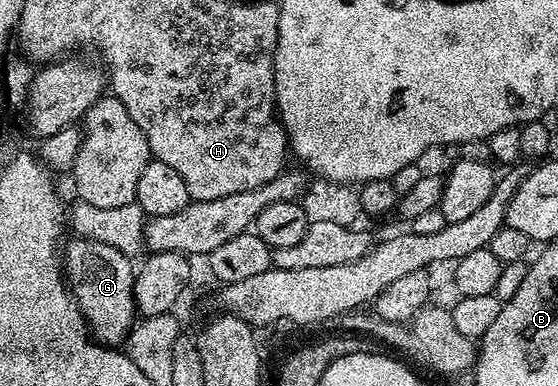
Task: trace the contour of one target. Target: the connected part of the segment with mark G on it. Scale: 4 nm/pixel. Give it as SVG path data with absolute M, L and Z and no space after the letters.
M71 238L71 243L64 247L64 278L70 288L74 300L78 302L79 309L86 319L93 338L104 345L118 345L136 327L136 308L134 305L134 279L136 276L136 263L131 256L120 253L112 245L104 245L104 241L91 239Z

